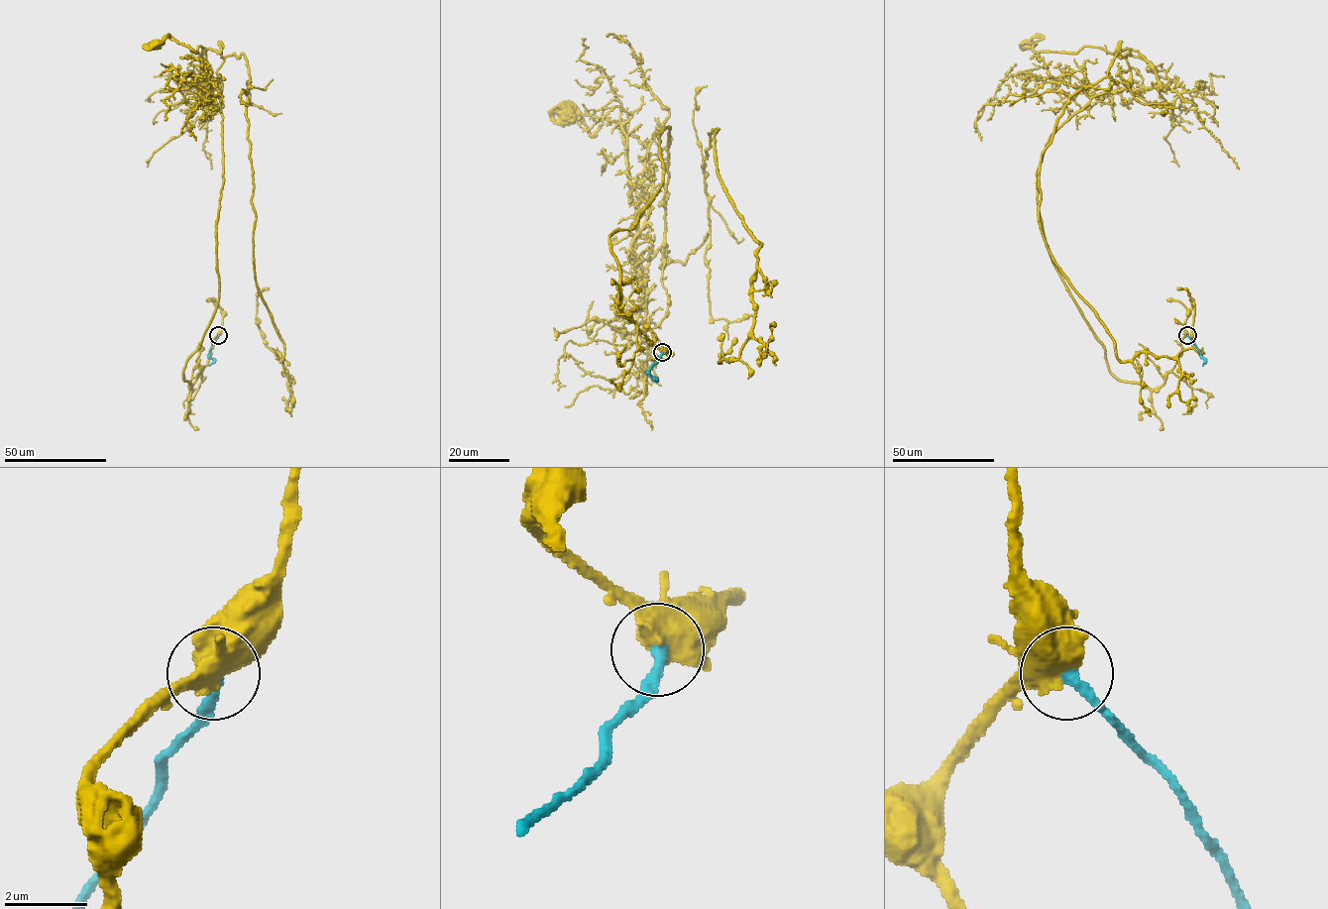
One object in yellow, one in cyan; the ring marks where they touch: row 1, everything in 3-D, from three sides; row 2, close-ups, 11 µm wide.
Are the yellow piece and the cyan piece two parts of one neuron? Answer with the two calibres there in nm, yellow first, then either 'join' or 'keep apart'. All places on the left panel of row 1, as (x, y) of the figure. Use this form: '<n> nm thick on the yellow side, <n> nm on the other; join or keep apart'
550 nm thick on the yellow side, 340 nm on the other; join

